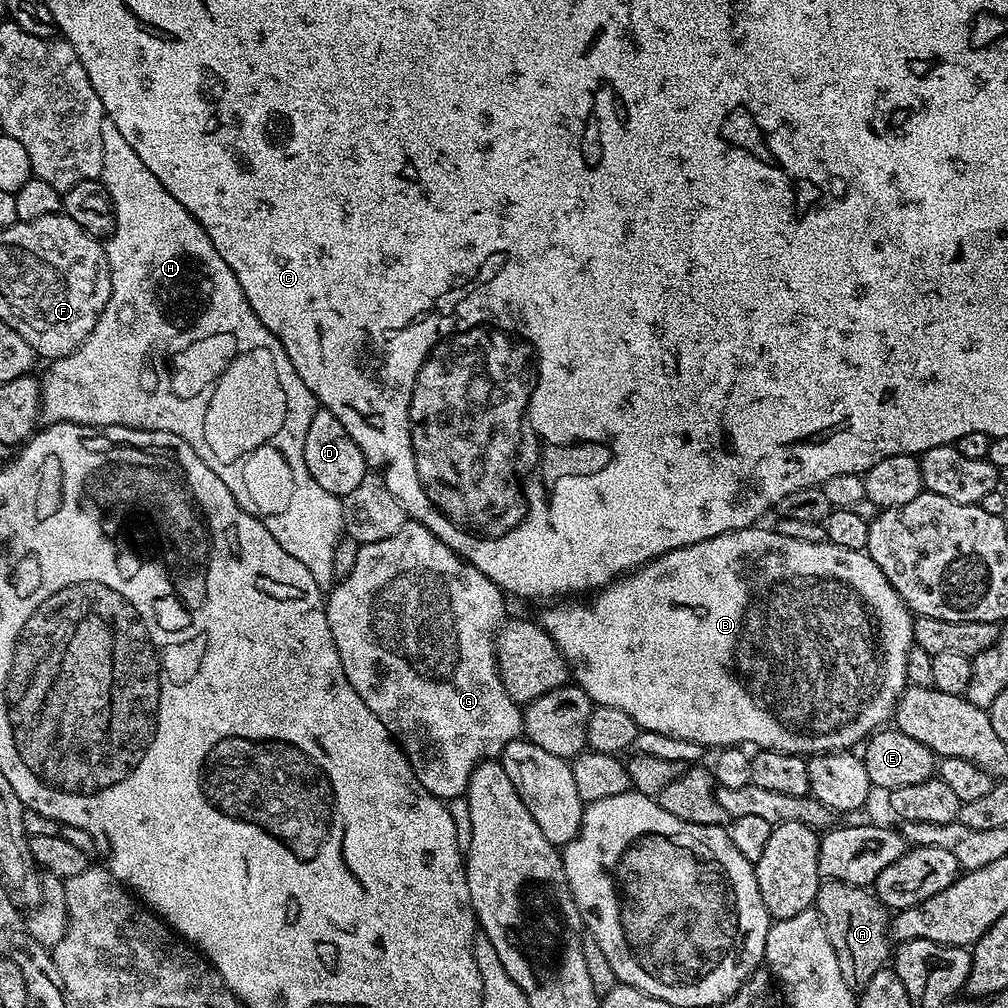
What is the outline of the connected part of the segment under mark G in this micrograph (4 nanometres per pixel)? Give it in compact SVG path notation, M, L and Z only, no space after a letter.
M409 519L402 526L402 530L398 530L398 534L393 534L391 538L382 538L382 542L361 544L354 568L326 596L330 634L334 638L334 646L338 646L338 658L342 658L342 670L350 686L358 690L358 698L362 698L362 702L366 702L366 706L374 710L374 718L378 718L378 722L382 722L382 726L386 726L389 734L398 741L414 774L418 774L418 782L422 782L422 786L426 786L430 794L445 802L463 797L468 791L470 774L476 769L476 765L481 760L499 757L507 744L521 735L524 727L521 705L514 703L506 694L502 678L496 669L494 641L496 629L506 616L504 600L506 601L505 593L494 582L490 582L490 578L482 574L482 570L466 563L458 553L450 550L450 546L446 546L446 542L439 540L434 533L426 530L426 526L414 519Z

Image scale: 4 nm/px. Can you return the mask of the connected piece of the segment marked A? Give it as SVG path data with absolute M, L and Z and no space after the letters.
M824 880L821 883L818 894L816 895L816 903L814 905L816 913L822 918L822 926L826 930L826 938L830 938L830 946L834 946L834 954L838 954L838 970L842 970L842 979L846 981L846 986L850 986L853 990L859 990L866 986L866 982L870 982L870 978L874 978L874 974L878 974L878 970L885 967L887 958L890 956L890 912L885 908L884 903L876 897L875 891L869 890L867 887L859 884L847 884L846 882L838 882L837 880Z

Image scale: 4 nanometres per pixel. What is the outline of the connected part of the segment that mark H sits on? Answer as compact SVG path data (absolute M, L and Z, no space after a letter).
M107 118L102 122L102 158L102 182L114 202L116 211L116 228L106 241L112 293L92 333L69 356L53 360L47 365L48 369L40 380L41 417L48 424L85 424L91 428L105 428L117 424L127 428L145 428L151 432L178 434L178 438L185 440L196 451L198 458L202 458L202 462L206 462L206 466L210 466L210 470L214 470L214 474L218 474L218 478L226 482L226 490L234 494L238 506L258 518L262 526L266 526L266 530L274 534L274 542L278 542L278 546L282 546L286 554L298 558L298 562L302 562L302 566L310 570L314 582L318 582L322 590L331 589L336 580L334 552L344 532L344 515L341 497L326 494L326 490L322 490L322 486L318 486L318 482L310 478L310 470L306 470L306 430L310 430L310 418L314 418L318 407L315 394L308 389L306 382L302 382L302 378L298 378L298 370L294 370L282 342L278 342L278 338L260 324L258 314L254 314L250 302L246 302L246 294L242 294L242 286L238 286L238 278L234 278L234 270L230 270L230 266L222 262L222 254L214 250L214 242L210 242L206 230L202 230L198 221L164 189L162 182L158 182L158 178L154 178L154 174L146 170L146 162L142 162L138 154L134 154L130 142L122 138L118 126L114 126L114 122Z

